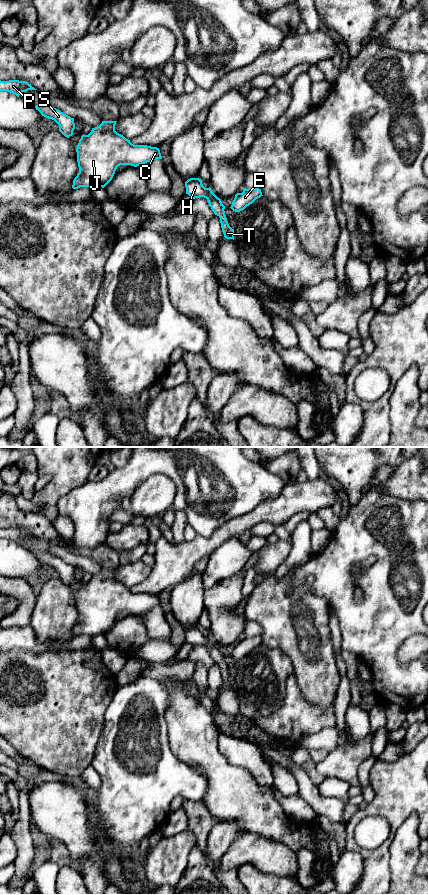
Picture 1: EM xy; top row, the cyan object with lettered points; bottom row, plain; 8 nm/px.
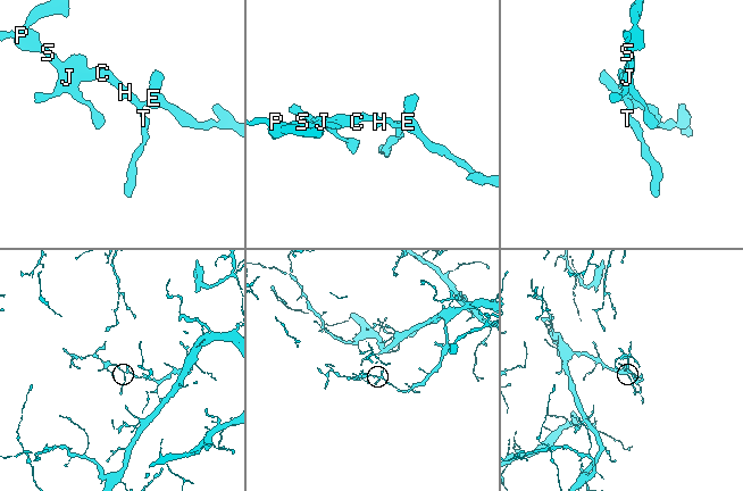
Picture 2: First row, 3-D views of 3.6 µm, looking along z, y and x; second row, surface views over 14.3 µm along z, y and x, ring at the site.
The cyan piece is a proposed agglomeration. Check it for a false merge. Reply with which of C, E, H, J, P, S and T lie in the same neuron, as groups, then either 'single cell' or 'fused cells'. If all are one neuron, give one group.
groups C E H J P S T; single cell

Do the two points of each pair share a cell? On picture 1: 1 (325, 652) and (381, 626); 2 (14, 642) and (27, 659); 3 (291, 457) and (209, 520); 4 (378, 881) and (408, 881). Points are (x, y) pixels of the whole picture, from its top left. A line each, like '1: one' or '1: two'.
1: two
2: two
3: two
4: two

